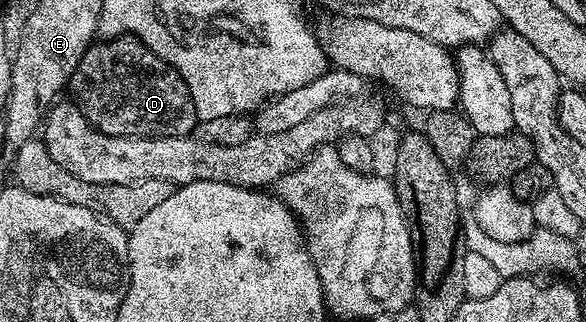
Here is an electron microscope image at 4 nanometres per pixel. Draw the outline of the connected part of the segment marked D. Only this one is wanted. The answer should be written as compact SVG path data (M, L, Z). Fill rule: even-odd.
M134 35L91 44L74 72L73 88L73 103L106 135L190 136L199 123L185 78Z

